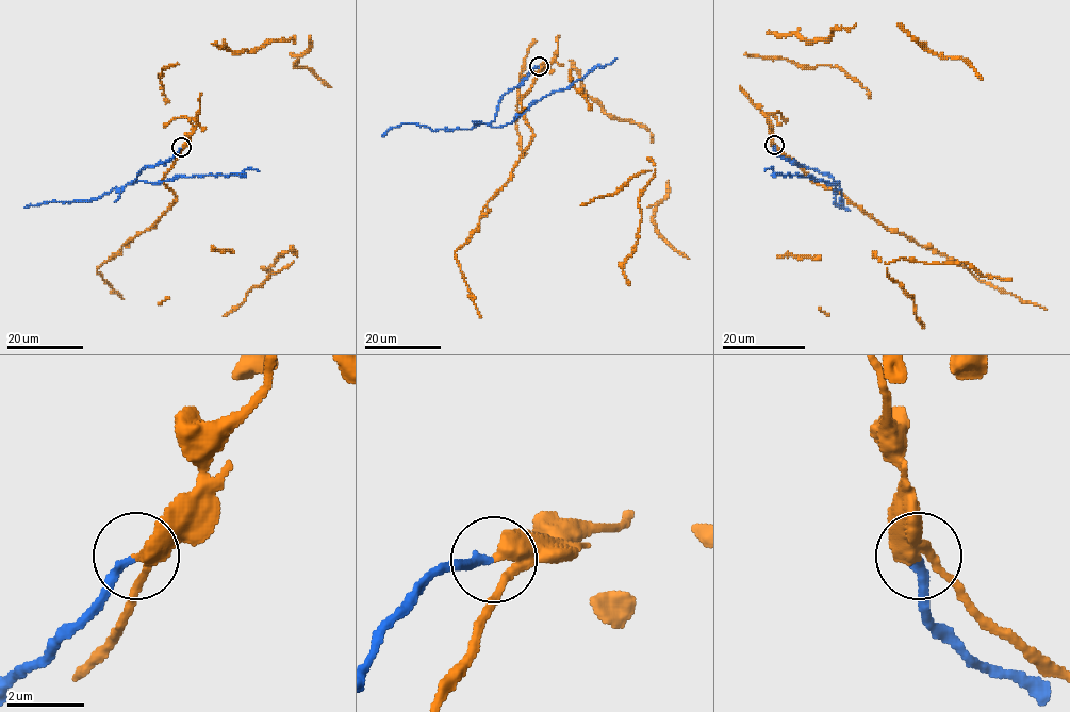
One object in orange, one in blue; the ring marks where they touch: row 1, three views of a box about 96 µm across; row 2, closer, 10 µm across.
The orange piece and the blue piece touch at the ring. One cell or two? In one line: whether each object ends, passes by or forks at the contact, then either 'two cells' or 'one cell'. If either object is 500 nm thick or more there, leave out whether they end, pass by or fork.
orange passes by | blue ends | two cells

